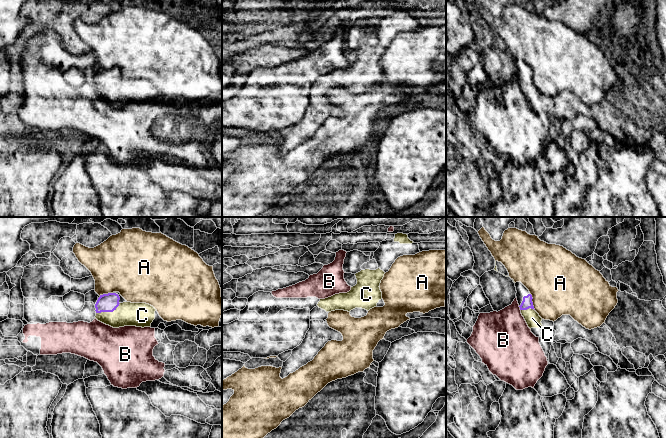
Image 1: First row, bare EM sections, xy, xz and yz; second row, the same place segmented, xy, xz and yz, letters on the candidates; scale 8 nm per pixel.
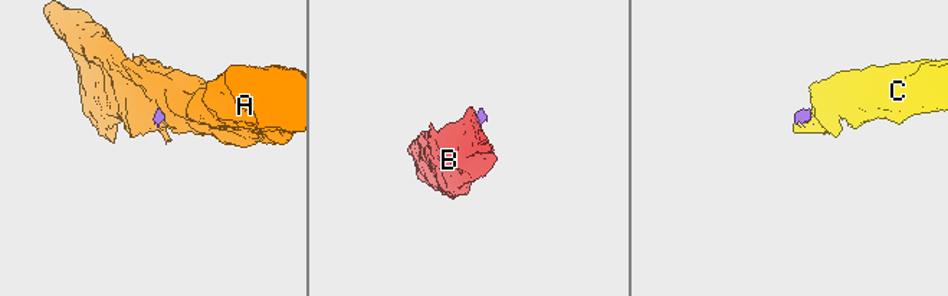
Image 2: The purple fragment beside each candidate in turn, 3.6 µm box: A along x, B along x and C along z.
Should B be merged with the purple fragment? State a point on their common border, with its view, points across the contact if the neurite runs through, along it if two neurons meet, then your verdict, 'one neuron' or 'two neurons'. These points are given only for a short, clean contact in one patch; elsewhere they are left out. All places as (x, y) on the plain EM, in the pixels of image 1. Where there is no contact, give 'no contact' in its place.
yz (520, 84) | along yz (518, 82), (520, 86) | two neurons

